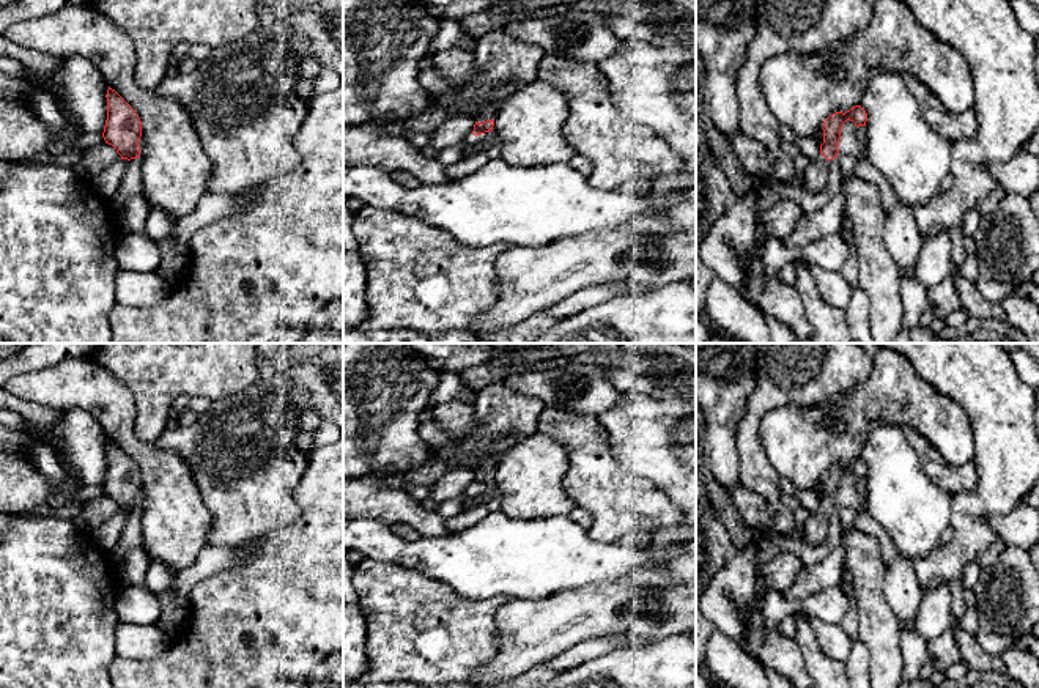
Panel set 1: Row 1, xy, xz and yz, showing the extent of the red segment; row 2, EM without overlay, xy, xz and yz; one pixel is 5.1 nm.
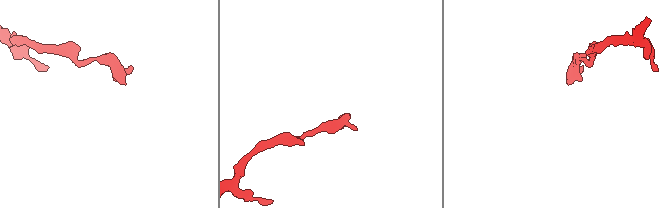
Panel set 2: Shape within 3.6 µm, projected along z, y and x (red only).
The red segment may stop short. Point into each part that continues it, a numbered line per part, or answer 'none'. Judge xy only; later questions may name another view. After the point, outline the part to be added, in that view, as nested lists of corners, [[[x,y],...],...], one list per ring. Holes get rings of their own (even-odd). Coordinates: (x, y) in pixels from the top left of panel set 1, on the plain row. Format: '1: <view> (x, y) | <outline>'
none

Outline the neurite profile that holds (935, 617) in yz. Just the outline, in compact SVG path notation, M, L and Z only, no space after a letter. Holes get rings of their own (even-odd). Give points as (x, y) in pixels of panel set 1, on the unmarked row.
M941 584L937 589L923 594L921 612L916 620L919 634L929 642L952 627L956 627L956 620L951 612L949 586Z

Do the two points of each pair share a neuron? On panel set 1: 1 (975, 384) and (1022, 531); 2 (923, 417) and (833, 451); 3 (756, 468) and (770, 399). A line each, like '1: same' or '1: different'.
1: different
2: same
3: same

